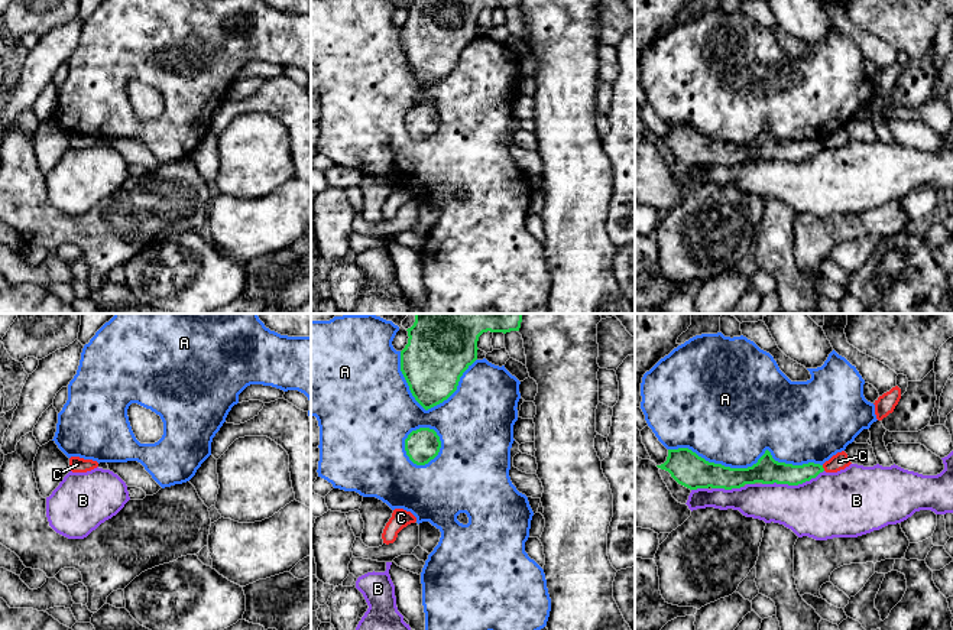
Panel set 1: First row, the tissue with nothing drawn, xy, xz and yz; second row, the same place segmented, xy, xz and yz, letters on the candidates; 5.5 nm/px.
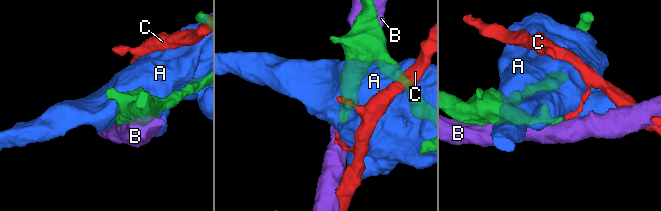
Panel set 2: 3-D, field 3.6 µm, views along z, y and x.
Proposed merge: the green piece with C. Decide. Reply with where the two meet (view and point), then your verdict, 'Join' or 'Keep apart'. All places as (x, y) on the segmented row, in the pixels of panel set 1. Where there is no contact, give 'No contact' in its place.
Touches green at yz (823, 468). Keep apart

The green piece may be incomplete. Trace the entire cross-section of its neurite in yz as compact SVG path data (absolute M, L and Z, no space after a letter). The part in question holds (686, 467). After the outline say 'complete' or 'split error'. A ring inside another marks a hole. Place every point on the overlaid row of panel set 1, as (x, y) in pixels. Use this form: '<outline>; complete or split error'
M688 448L668 449L667 461L657 467L668 471L678 484L690 490L709 487L732 490L755 483L798 486L824 471L823 465L814 462L803 465L778 462L768 449L748 468L709 462Z; complete

